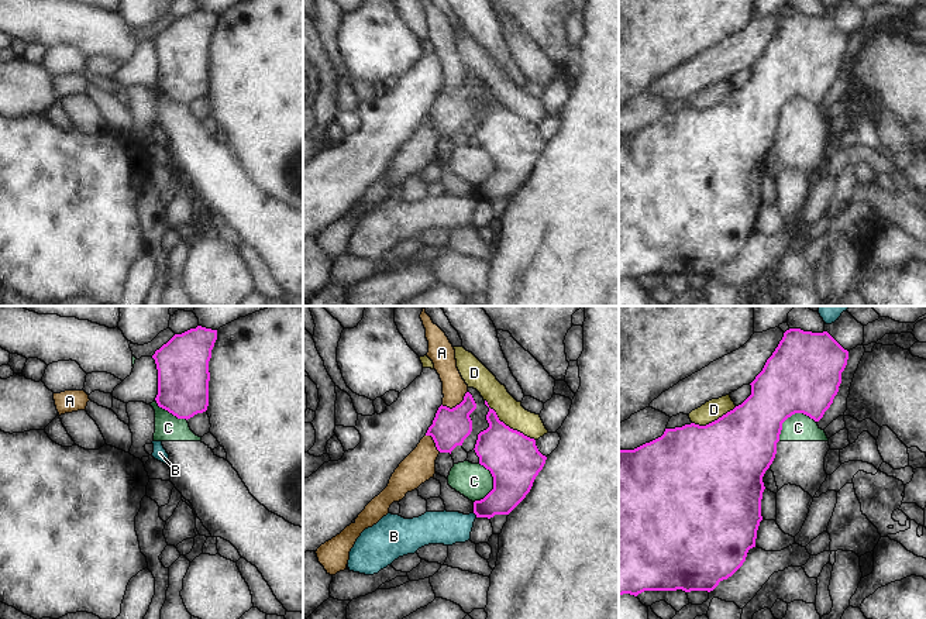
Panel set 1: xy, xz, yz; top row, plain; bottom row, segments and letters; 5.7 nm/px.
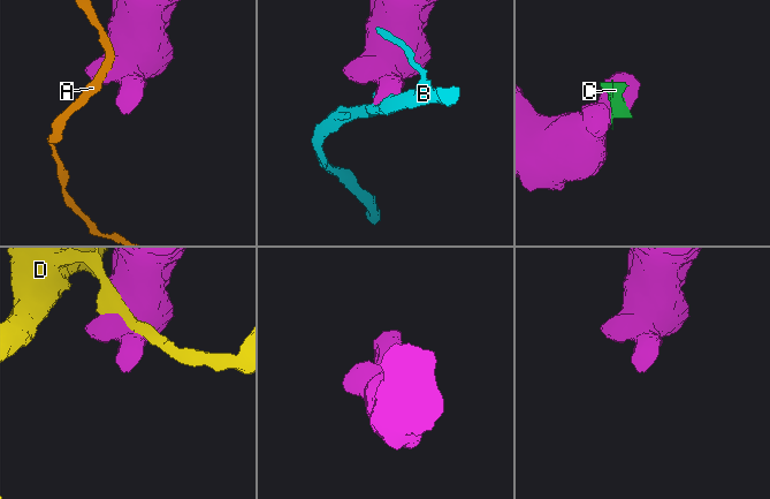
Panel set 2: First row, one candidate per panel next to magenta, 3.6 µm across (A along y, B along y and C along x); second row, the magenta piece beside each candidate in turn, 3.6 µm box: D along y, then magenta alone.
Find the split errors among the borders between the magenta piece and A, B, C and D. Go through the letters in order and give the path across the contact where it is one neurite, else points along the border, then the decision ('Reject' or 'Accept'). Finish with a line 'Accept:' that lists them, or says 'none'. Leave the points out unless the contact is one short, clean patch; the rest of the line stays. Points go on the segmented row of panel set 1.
A: Reject
B: Reject
C: Boundary: yz (815, 420), (802, 413), (792, 413), (782, 423), (778, 440). Reject
D: Reject
Accept: none

